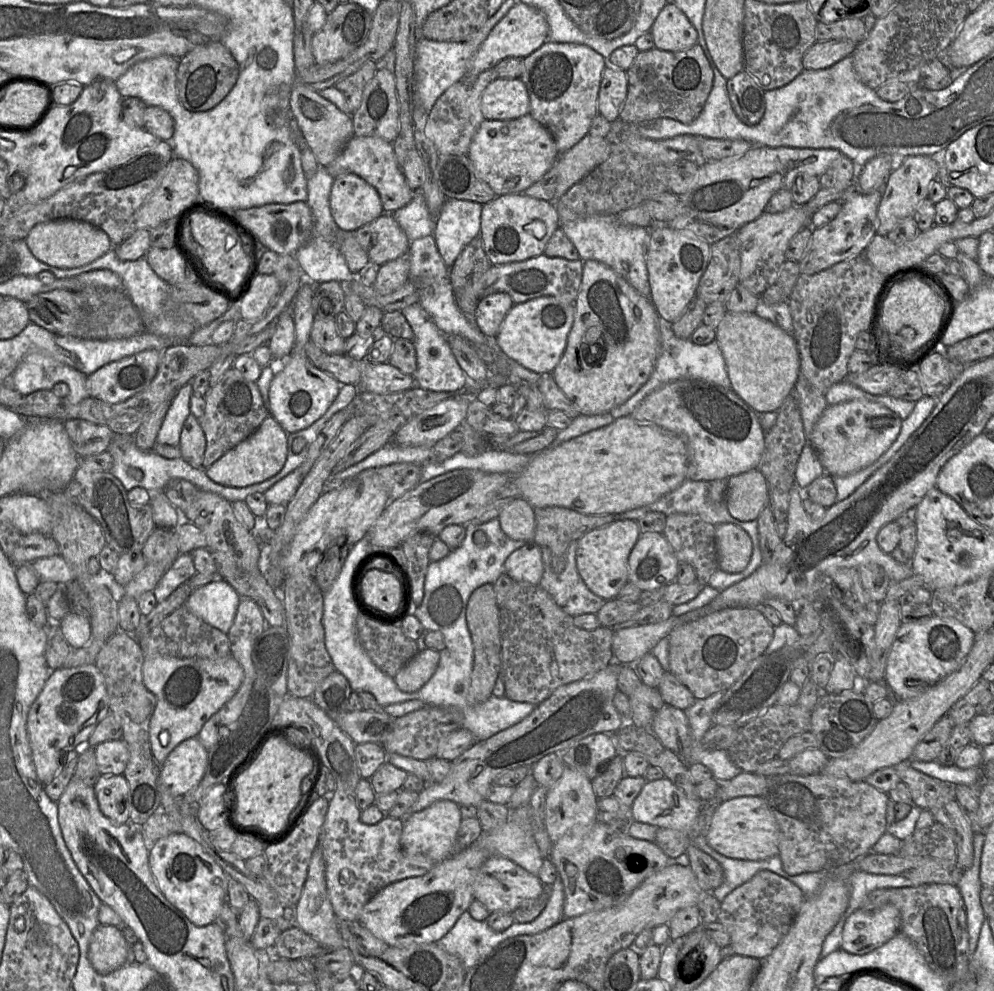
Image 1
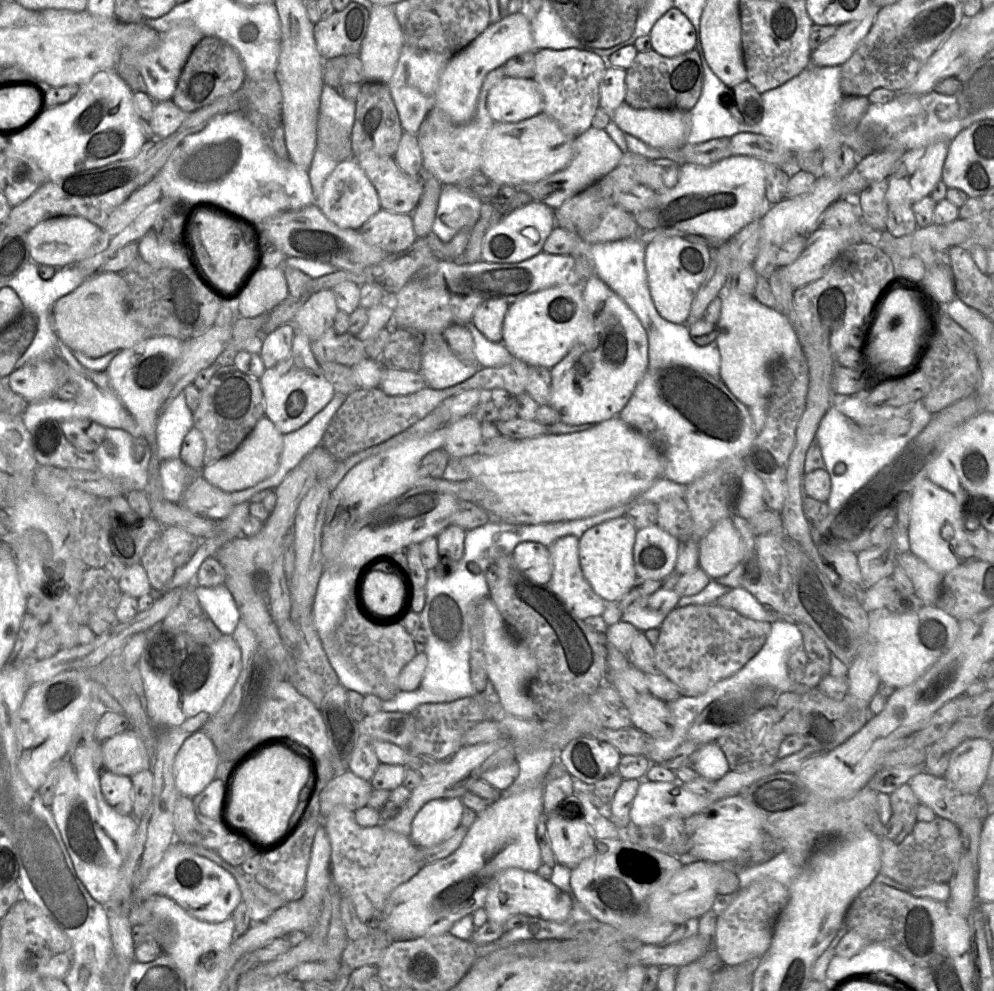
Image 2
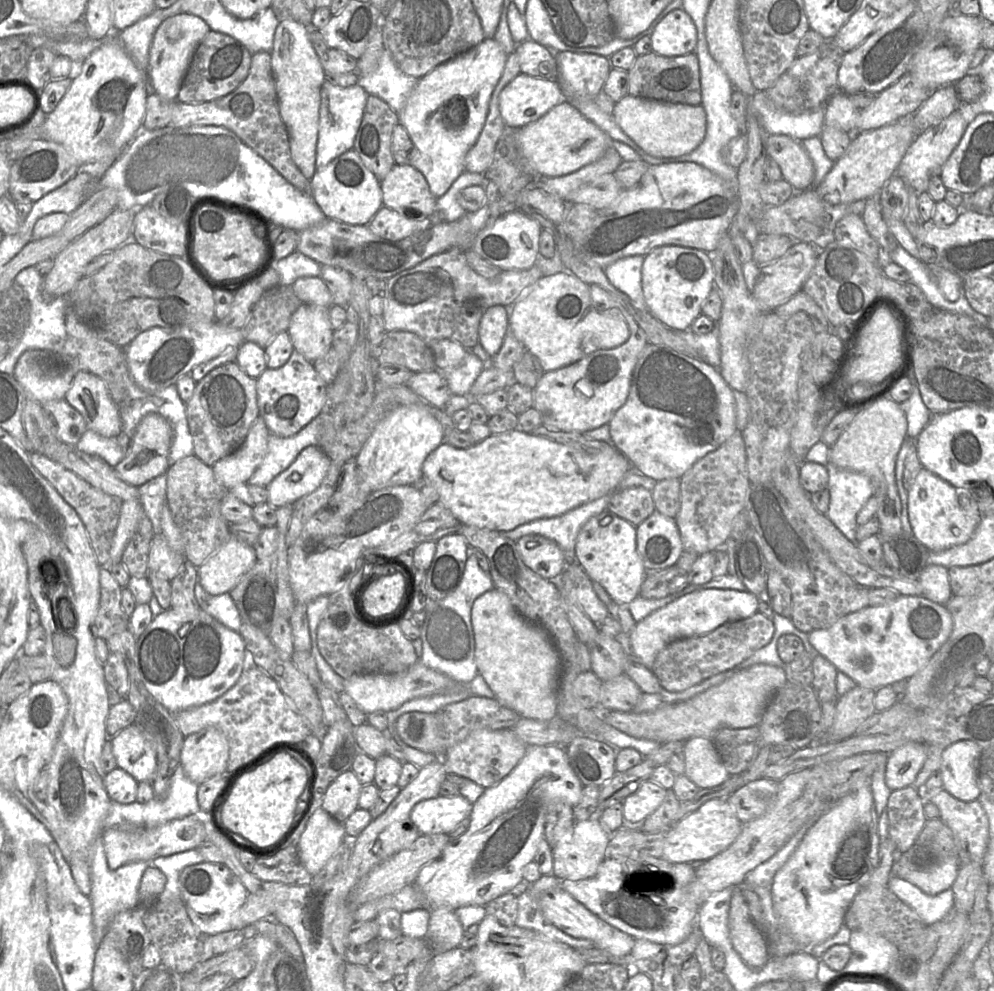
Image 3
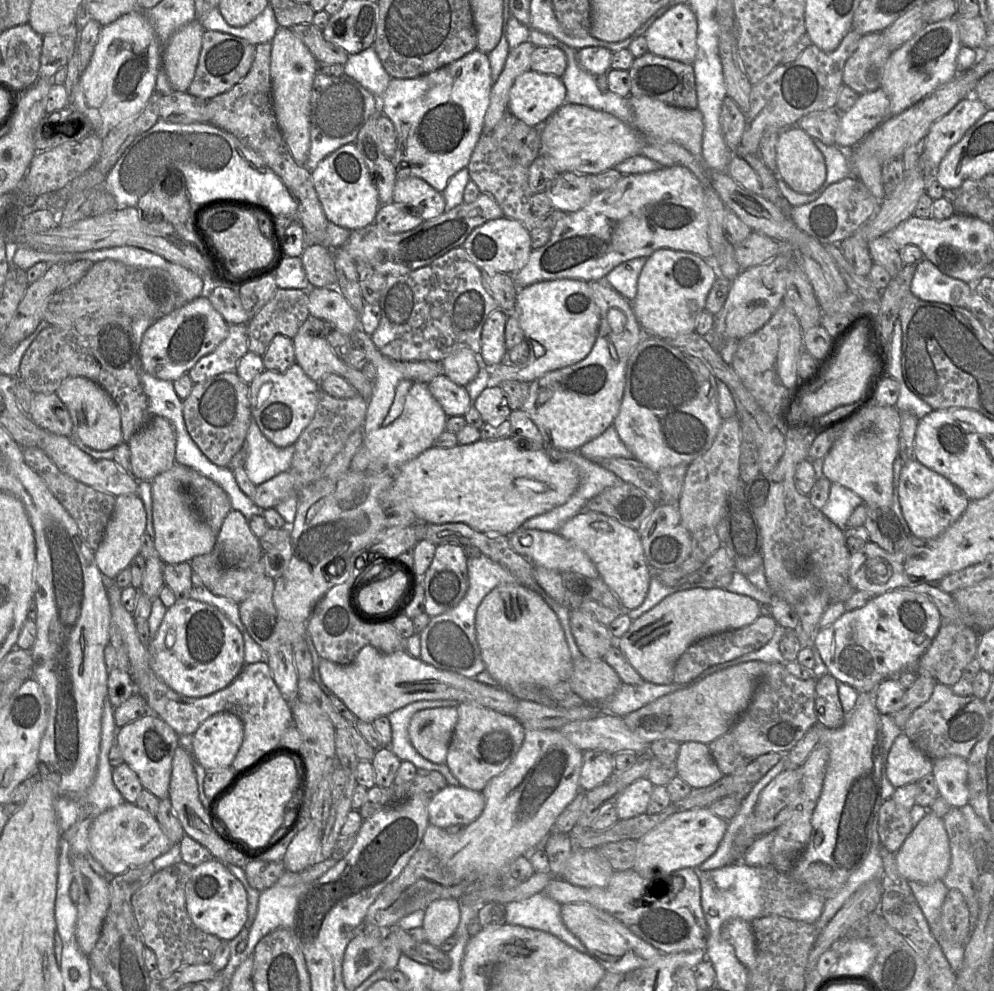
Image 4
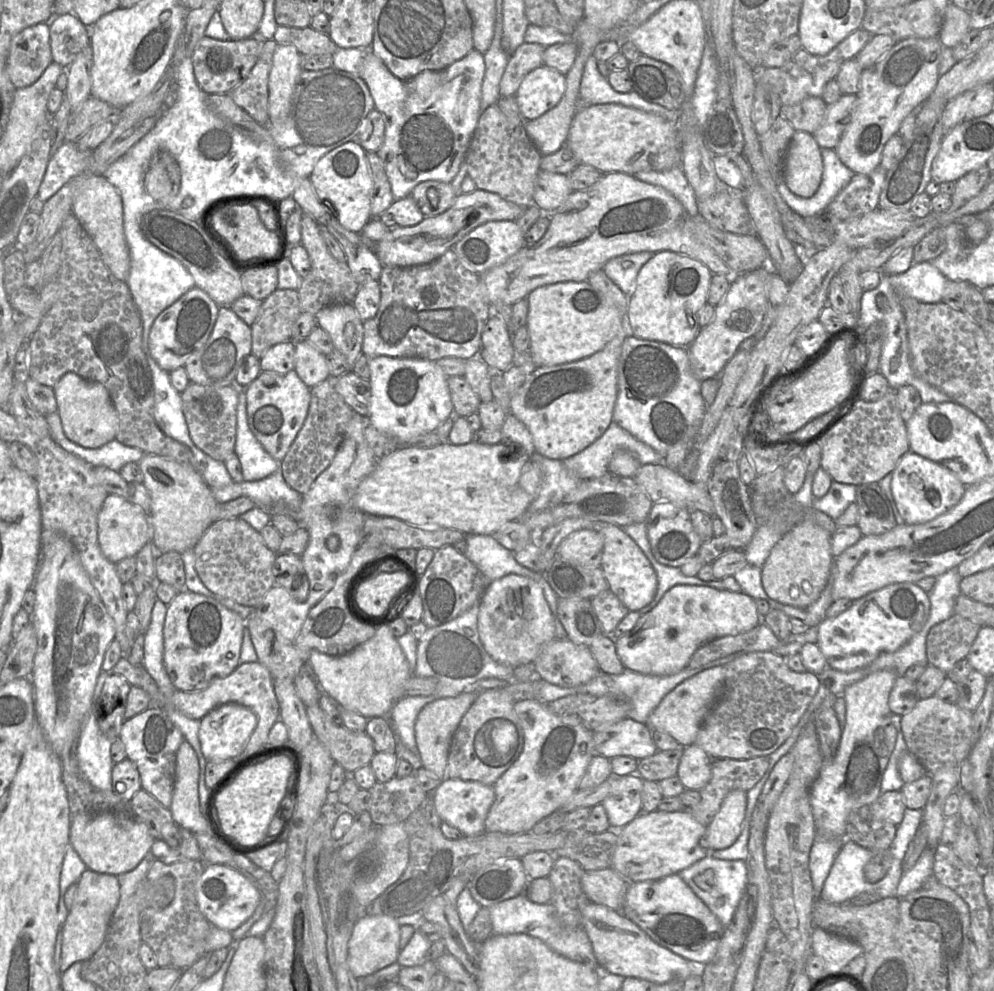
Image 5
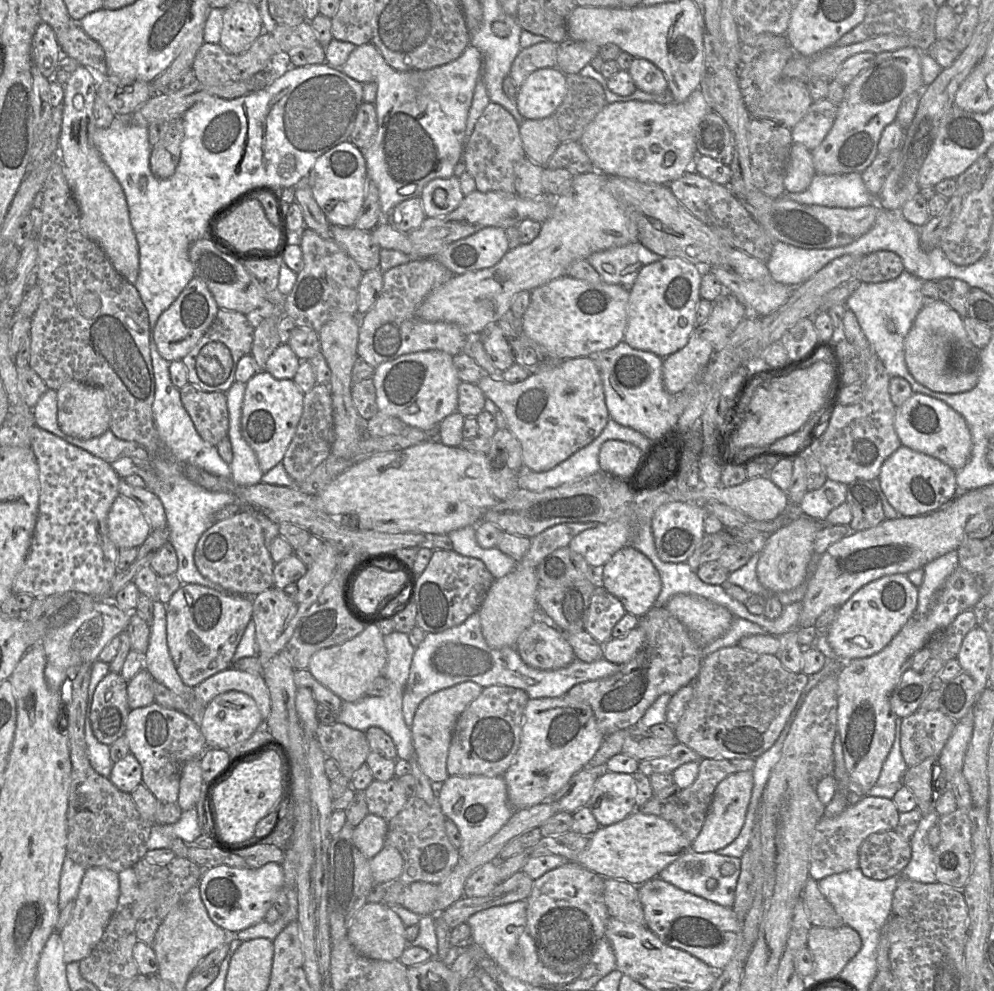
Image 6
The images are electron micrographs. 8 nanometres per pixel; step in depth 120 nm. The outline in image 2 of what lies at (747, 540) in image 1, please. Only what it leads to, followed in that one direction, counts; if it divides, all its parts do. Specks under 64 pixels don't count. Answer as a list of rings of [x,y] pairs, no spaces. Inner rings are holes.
[[[731,517],[719,520],[700,541],[699,566],[715,580],[730,573],[744,557],[744,542]]]

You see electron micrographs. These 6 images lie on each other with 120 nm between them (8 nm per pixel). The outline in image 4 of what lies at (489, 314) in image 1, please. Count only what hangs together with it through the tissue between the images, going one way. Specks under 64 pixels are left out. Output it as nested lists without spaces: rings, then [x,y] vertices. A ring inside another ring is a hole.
[[[495,309],[486,319],[481,333],[481,355],[489,366],[506,362],[505,327],[508,313]]]

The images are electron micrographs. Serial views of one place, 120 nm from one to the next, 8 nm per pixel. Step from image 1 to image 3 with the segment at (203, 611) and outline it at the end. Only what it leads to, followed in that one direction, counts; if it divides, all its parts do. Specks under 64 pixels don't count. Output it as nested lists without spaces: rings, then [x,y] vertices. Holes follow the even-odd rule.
[[[198,567],[194,593],[203,611],[233,631],[240,631],[242,619],[230,592],[217,595],[208,593],[198,581]]]

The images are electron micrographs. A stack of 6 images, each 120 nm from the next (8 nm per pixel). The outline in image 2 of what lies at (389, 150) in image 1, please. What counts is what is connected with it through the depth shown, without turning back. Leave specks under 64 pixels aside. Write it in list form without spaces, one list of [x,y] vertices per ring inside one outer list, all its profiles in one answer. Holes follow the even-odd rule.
[[[373,152],[353,155],[374,185],[381,209],[412,214],[423,193],[421,176],[410,176],[397,165],[394,157],[379,156]]]

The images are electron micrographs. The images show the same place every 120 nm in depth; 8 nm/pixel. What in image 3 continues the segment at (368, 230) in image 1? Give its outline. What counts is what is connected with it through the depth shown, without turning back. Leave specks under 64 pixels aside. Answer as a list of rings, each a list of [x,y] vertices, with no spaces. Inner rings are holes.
[[[382,206],[368,224],[375,235],[389,240],[398,241],[412,234],[427,229],[431,225],[428,216],[398,212]]]

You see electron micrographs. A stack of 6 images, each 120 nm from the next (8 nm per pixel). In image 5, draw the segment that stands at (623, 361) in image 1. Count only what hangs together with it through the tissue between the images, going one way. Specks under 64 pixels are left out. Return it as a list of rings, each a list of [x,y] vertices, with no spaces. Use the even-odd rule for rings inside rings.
[[[603,272],[592,273],[587,282],[606,300],[611,300],[623,314],[623,330],[599,352],[582,360],[566,364],[533,367],[525,383],[510,395],[510,413],[519,419],[530,431],[536,453],[553,460],[566,460],[581,452],[600,438],[613,421],[613,411],[618,394],[618,362],[624,340],[630,335],[628,321],[629,298]]]

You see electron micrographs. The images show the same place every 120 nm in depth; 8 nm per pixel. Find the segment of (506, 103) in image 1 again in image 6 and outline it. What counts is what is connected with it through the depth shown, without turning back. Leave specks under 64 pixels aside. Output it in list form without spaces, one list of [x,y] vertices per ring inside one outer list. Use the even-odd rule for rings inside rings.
[[[557,67],[534,71],[519,87],[516,104],[525,120],[552,116],[567,93],[566,75]]]

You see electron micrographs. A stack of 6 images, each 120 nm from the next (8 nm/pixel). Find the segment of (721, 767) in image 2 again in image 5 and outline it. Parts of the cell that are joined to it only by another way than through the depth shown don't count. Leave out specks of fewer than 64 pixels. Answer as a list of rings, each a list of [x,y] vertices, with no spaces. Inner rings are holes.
[[[697,744],[683,748],[677,777],[686,789],[700,791],[711,779],[713,759]]]

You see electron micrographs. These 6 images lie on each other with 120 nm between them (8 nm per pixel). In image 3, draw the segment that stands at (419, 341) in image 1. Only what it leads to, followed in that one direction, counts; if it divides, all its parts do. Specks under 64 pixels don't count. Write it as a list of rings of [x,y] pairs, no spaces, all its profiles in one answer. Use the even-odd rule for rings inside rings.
[[[468,351],[458,367],[440,373],[445,378],[452,394],[469,396],[473,383],[484,369],[483,362]]]

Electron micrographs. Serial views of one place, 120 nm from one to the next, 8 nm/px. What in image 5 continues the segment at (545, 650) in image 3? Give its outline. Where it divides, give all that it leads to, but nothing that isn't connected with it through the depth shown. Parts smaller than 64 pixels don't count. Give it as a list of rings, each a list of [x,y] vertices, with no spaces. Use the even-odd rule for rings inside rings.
[[[516,574],[488,583],[479,601],[478,631],[487,653],[514,668],[533,663],[540,648],[556,638],[555,622],[541,586]]]

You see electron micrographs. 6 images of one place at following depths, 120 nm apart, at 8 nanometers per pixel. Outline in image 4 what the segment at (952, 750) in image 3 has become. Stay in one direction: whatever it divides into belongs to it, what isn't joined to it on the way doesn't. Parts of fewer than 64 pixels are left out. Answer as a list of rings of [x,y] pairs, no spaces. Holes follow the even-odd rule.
[[[960,756],[933,760],[932,774],[938,794],[952,807],[960,808],[969,802],[968,763]]]

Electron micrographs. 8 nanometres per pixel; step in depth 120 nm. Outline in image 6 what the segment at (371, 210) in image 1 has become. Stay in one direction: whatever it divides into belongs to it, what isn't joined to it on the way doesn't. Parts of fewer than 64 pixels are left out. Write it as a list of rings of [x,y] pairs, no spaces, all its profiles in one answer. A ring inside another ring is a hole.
[[[345,141],[315,161],[309,174],[309,185],[314,199],[331,226],[353,227],[362,209],[368,182],[364,151],[351,141]]]

